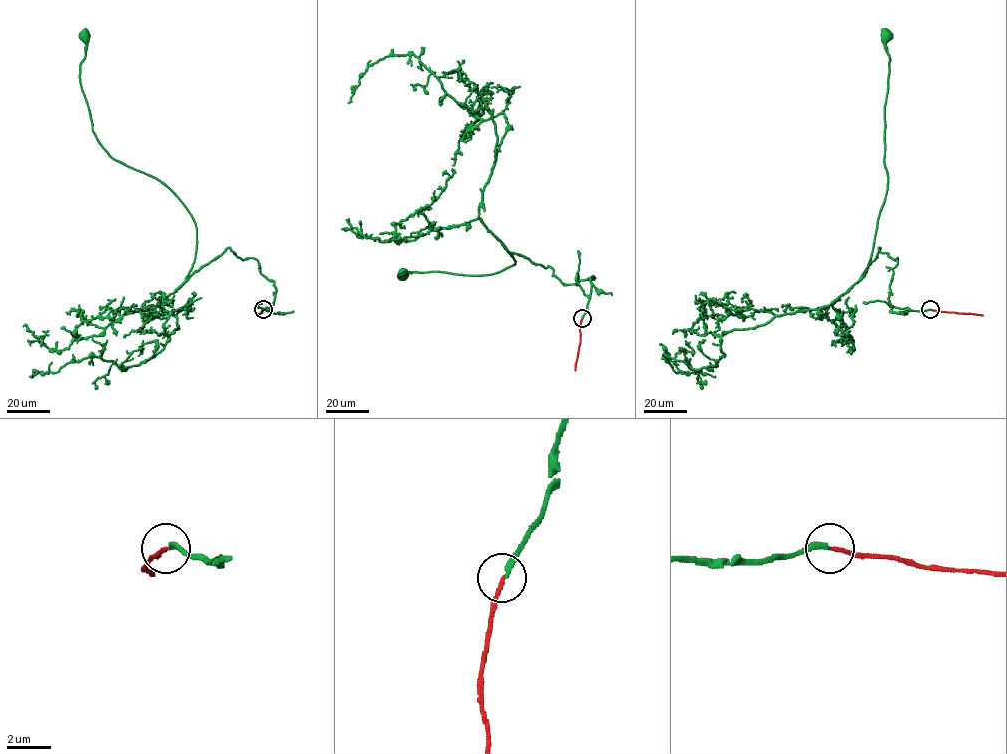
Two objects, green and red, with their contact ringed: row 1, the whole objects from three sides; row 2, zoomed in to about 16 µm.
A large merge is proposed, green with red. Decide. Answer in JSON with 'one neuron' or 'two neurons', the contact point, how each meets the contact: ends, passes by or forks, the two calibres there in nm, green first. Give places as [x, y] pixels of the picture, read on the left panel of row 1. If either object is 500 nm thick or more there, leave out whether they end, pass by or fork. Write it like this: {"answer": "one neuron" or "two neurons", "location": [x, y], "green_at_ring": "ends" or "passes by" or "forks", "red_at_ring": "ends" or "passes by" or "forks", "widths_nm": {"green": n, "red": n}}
{"answer": "two neurons", "location": [263, 309], "green_at_ring": "ends", "red_at_ring": "ends", "widths_nm": {"green": 240, "red": 170}}

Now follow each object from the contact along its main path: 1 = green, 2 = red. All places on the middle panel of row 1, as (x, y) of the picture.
1: (582, 318), (593, 276), (564, 284), (549, 266), (504, 247), (515, 263), (499, 272), (398, 276), (403, 274)
2: (582, 318), (575, 370)

